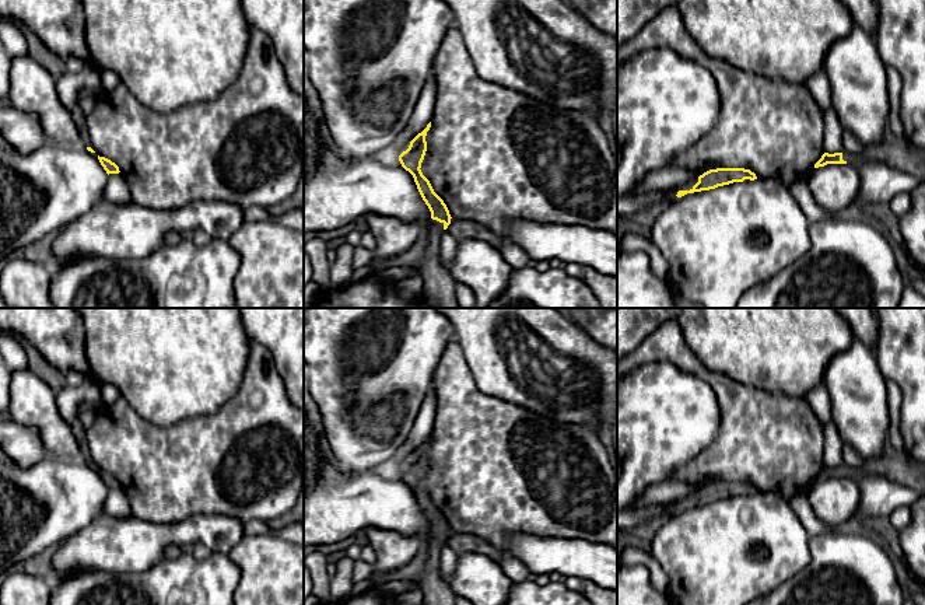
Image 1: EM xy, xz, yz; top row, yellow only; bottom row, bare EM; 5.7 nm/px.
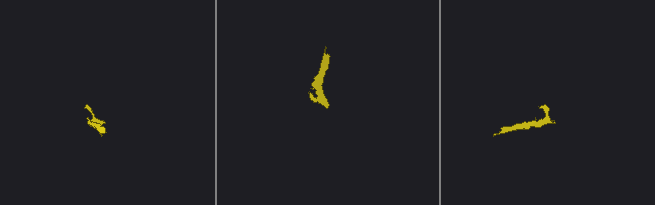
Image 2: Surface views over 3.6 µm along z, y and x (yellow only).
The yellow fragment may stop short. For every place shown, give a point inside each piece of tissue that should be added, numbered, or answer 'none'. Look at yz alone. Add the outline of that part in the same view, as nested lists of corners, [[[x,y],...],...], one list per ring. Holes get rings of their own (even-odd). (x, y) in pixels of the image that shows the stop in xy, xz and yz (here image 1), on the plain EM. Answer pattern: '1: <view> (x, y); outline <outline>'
1: yz (896, 464); outline [[[887,381],[889,408],[891,426],[887,434],[886,447],[883,454],[877,458],[862,459],[859,468],[842,465],[842,473],[854,480],[861,478],[880,475],[889,480],[908,486],[918,492],[925,493],[925,462],[915,459],[904,447],[903,437],[898,430],[898,415],[901,405],[900,388]]]
2: yz (669, 509); outline [[[694,493],[691,496],[687,496],[682,500],[670,501],[663,506],[663,515],[658,518],[658,521],[663,521],[666,517],[675,514],[679,504],[690,504],[693,500],[698,496],[698,493]]]

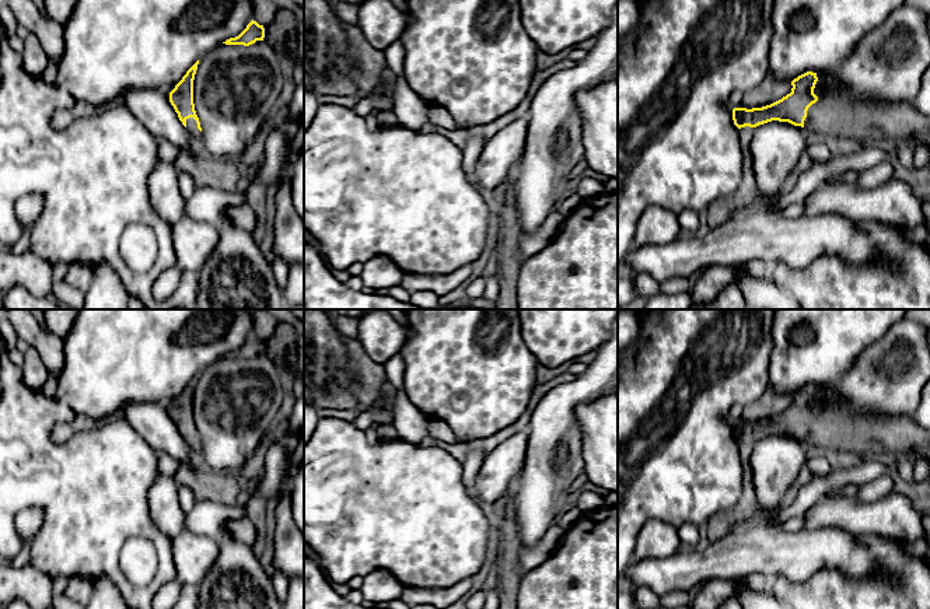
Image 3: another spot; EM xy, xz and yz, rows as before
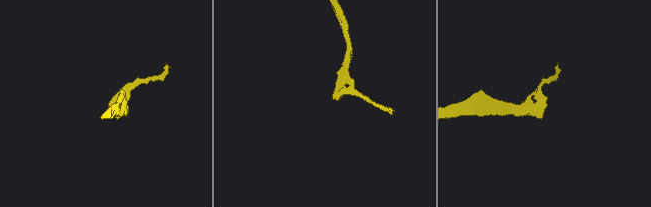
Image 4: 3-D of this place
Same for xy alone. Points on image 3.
1: xy (195, 447); outline [[[189,431],[186,433],[186,442],[190,448],[190,451],[195,454],[195,455],[200,455],[202,452],[202,445],[197,442],[197,437],[193,431]]]

